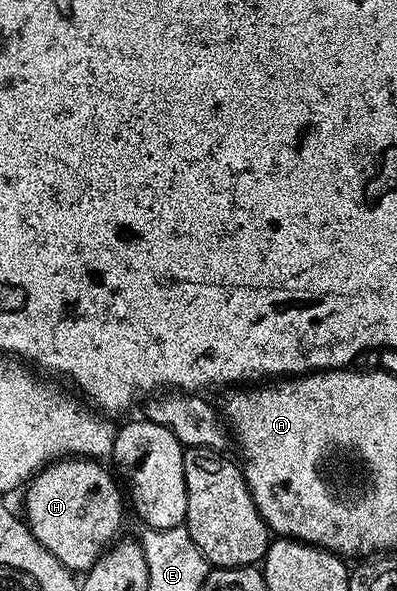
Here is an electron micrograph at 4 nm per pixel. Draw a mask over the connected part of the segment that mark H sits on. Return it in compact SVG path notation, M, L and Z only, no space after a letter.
M61 458L44 466L25 486L27 495L23 498L23 510L27 513L25 521L28 528L61 564L74 572L90 570L91 565L120 537L125 494L119 491L114 476L103 466L106 465L90 458Z

